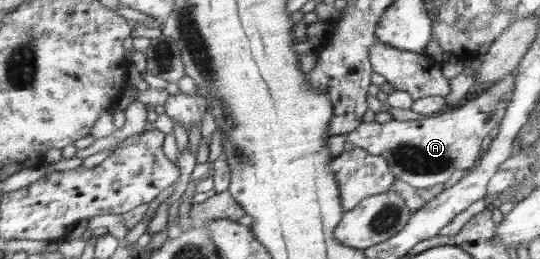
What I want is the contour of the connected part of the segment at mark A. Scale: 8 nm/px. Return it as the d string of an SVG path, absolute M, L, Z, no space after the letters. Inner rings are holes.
M515 71L491 85L479 88L467 96L452 112L444 112L423 120L385 123L372 120L362 122L358 129L346 134L346 142L362 147L372 155L385 157L390 167L402 181L418 189L428 189L446 183L456 171L474 167L482 156L484 139L494 127L500 127L507 114L511 97L515 94Z

